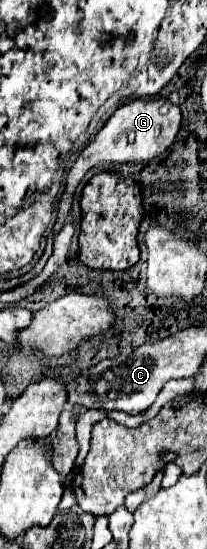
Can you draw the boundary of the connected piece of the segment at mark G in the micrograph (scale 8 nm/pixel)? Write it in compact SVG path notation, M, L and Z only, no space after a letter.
M135 99L123 107L119 107L111 119L105 123L105 127L97 133L95 141L89 143L83 153L77 157L73 167L67 173L67 185L59 201L59 211L57 211L57 221L53 227L53 233L61 231L63 221L71 209L71 197L83 179L83 175L93 169L95 165L103 163L147 163L161 155L173 141L181 125L181 111L179 105L171 103L169 99Z

